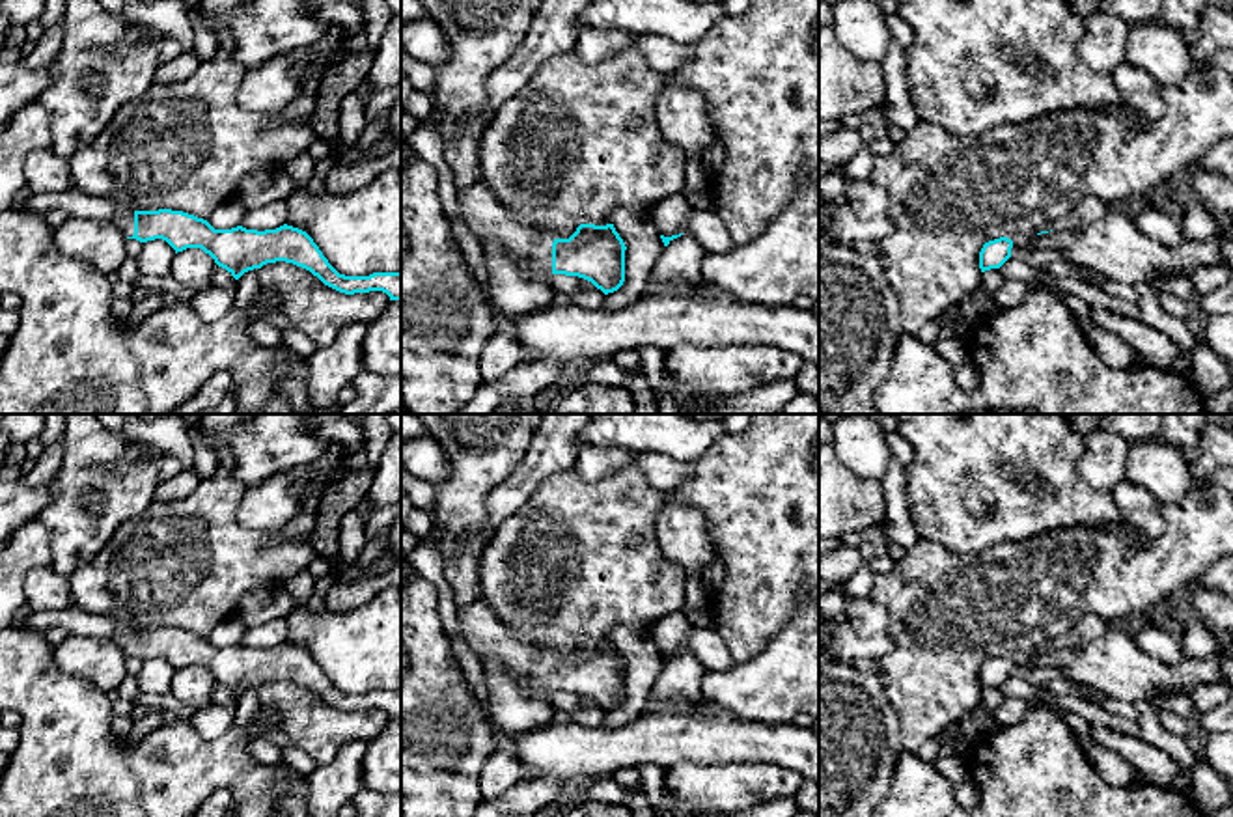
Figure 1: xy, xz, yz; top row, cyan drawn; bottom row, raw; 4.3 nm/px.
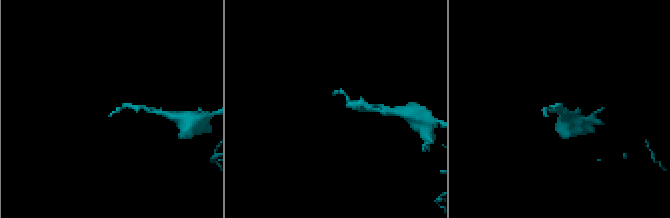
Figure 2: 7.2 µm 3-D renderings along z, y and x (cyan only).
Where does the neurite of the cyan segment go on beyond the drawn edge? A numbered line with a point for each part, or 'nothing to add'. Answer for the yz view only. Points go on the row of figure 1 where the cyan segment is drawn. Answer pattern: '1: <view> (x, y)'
nothing to add

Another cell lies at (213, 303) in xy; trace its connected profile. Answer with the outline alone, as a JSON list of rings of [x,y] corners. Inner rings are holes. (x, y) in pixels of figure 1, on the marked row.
[[[237,282],[229,289],[209,287],[196,291],[188,304],[196,310],[198,317],[205,323],[213,323],[233,310]]]

